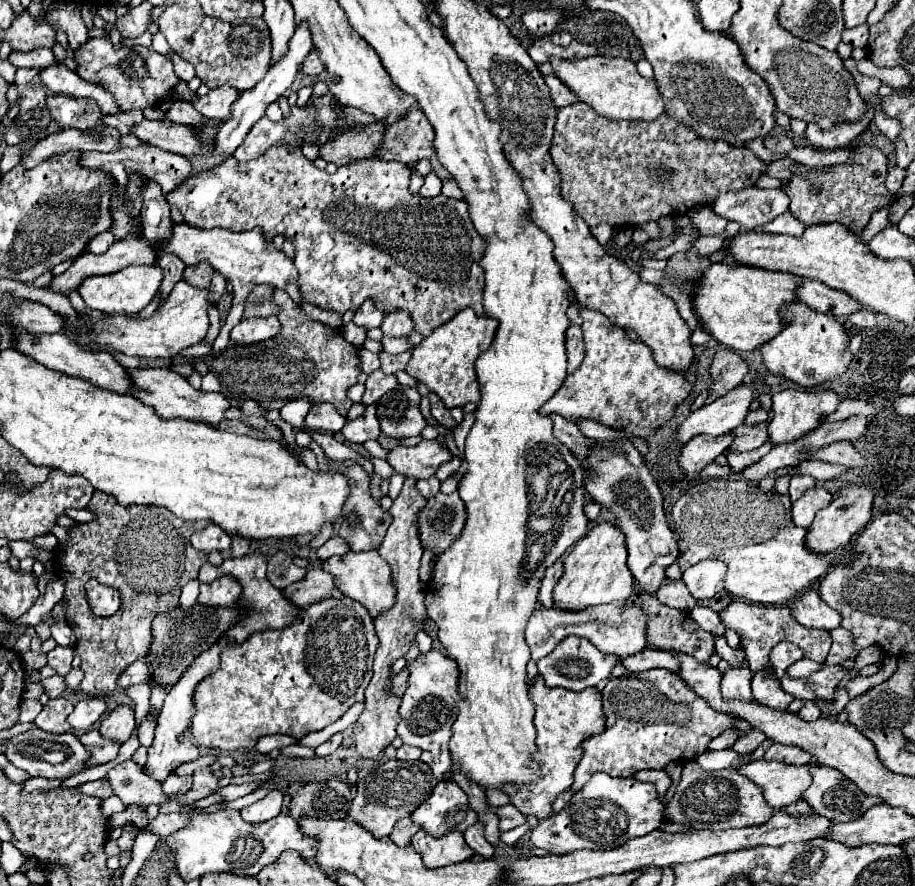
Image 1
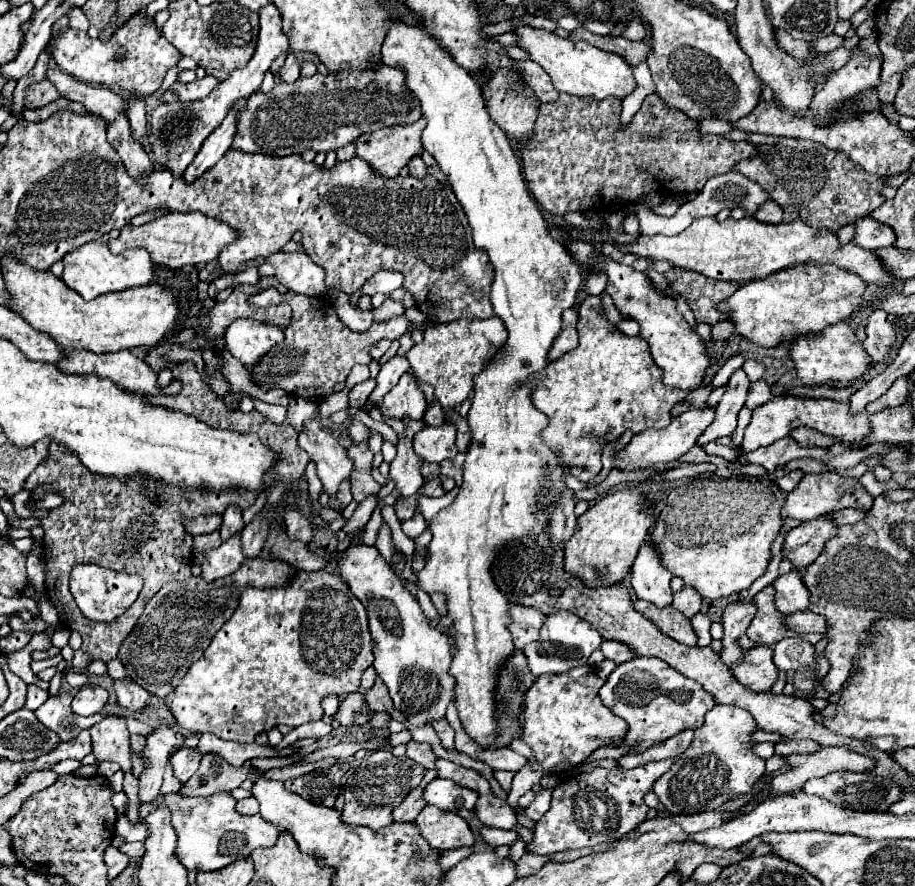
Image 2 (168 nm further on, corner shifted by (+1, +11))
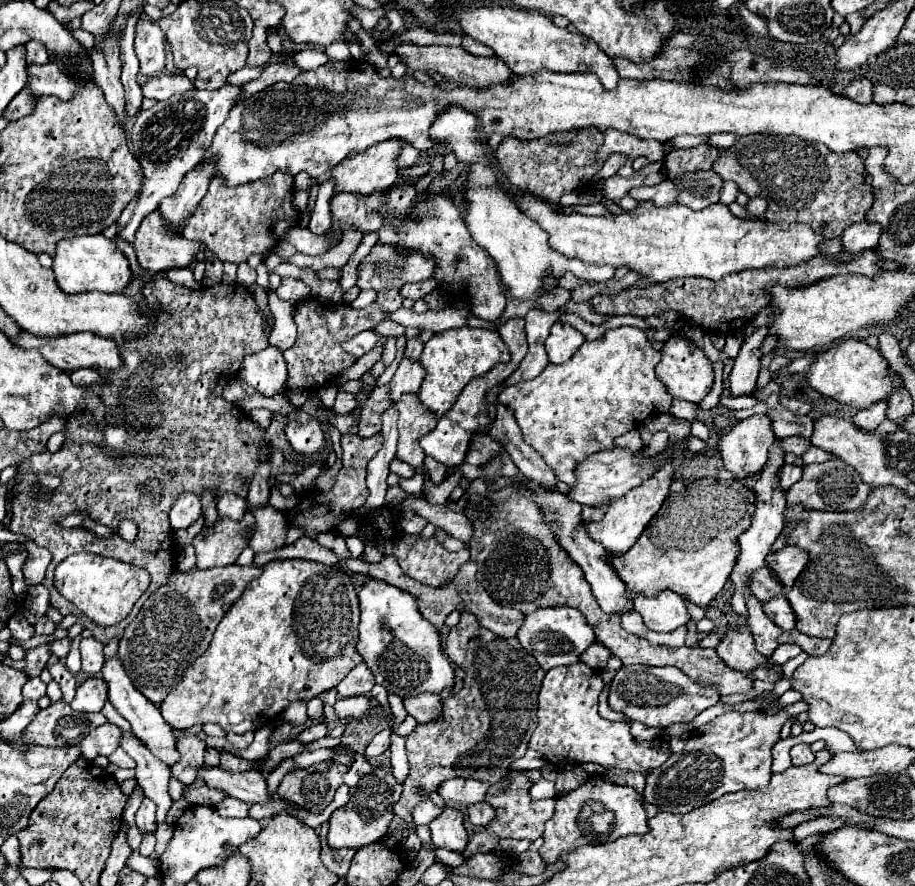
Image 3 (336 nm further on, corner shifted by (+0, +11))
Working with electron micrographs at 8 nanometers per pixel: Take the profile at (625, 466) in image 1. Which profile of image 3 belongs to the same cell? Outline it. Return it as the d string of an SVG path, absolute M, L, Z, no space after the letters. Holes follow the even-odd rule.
M658 593L654 599L634 597L634 609L642 615L644 625L652 631L672 631L682 625L688 625L690 615L682 597L676 593Z

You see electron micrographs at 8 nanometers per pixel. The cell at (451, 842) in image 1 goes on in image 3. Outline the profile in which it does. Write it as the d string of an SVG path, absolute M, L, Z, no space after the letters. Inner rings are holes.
M446 807L430 823L432 843L436 847L446 847L450 851L462 851L468 843L468 833L464 829L464 815L456 807Z

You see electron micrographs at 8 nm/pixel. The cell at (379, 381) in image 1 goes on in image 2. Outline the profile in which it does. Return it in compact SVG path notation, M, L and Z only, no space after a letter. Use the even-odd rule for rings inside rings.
M367 379L359 385L355 385L351 391L349 391L349 405L355 407L355 409L361 409L369 397L369 393L375 389L375 379Z

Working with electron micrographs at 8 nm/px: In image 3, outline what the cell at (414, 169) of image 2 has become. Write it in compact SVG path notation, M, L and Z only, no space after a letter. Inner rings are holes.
M404 145L402 149L400 149L400 153L398 153L398 157L396 157L396 163L398 163L398 167L402 169L402 167L410 167L410 165L414 165L416 163L416 159L418 159L418 149L414 149L412 145Z

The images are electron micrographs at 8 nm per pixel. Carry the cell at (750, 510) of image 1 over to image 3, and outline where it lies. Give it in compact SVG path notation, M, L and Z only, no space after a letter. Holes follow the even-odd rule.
M702 477L690 485L686 485L682 491L672 491L660 511L652 517L652 521L642 531L642 537L622 555L608 555L608 563L618 573L618 577L624 581L624 585L644 597L656 597L660 591L674 591L682 599L688 599L690 603L696 603L700 607L706 607L718 591L726 585L732 567L738 559L738 535L750 527L750 517L754 513L754 491L742 485L734 479L714 479L714 477Z

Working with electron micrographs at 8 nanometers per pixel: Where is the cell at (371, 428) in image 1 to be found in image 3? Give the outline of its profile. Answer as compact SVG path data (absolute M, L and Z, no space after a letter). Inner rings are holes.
M414 337L414 339L408 341L404 355L406 355L406 357L414 357L414 359L418 361L420 355L422 355L422 351L424 351L424 341L420 341L418 337Z

